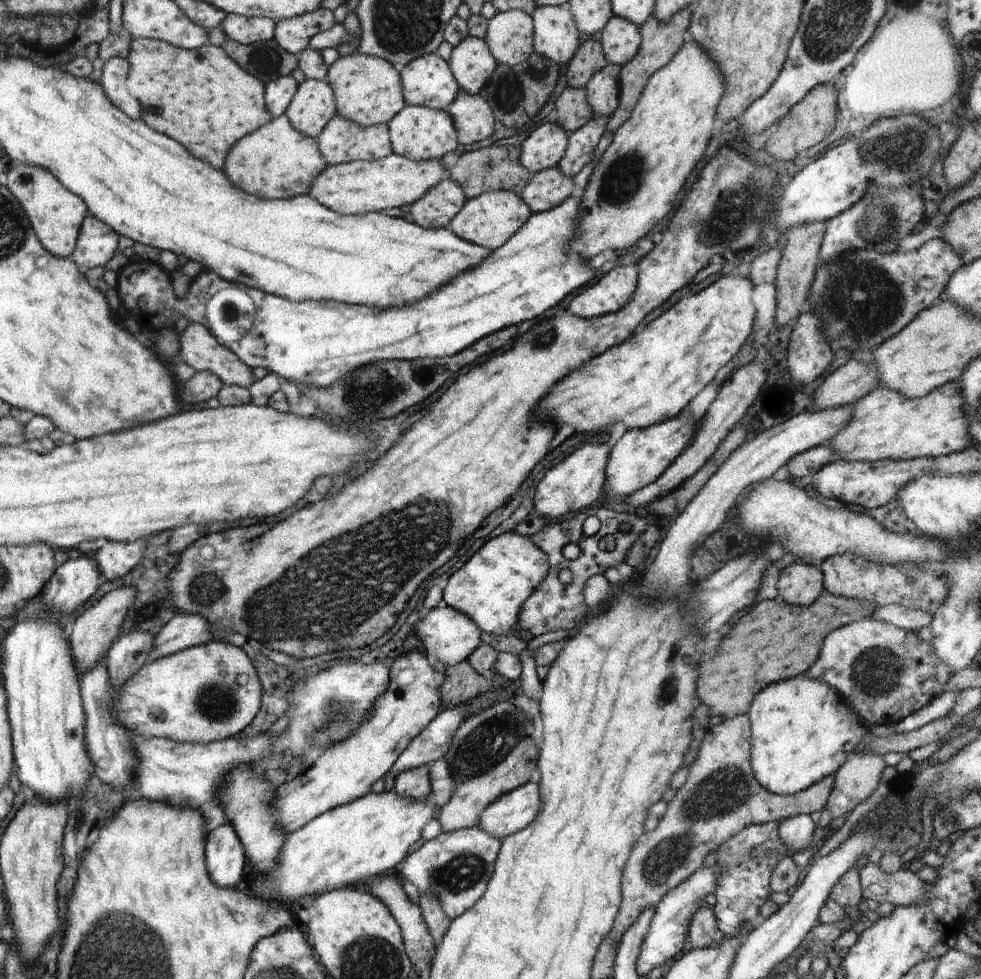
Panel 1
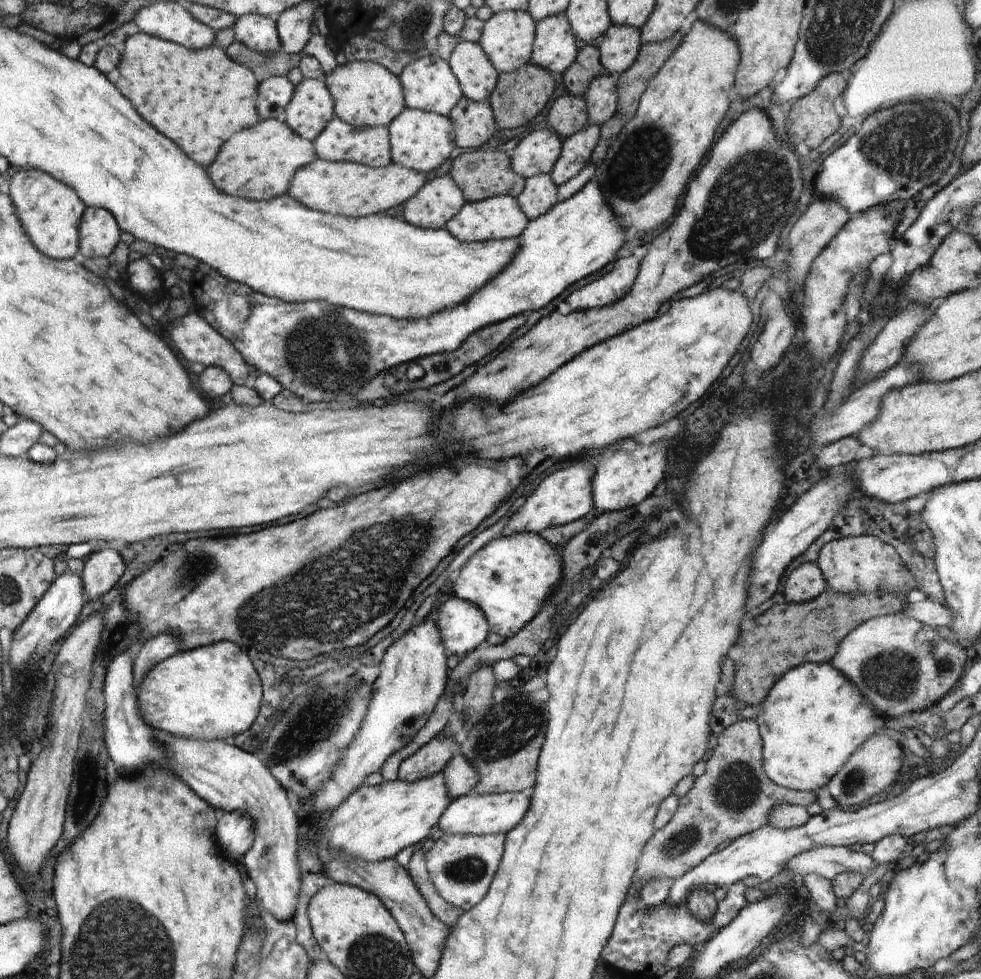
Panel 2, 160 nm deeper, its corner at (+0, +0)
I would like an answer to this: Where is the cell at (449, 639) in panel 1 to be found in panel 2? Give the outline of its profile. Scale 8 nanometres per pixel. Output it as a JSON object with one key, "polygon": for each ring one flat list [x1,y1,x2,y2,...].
{"polygon":[[448,596,436,610,439,612,437,627,450,654,468,654,486,644,490,625,477,604]]}

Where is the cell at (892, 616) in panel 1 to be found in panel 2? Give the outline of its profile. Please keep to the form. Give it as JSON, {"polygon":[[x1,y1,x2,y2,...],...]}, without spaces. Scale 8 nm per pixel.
{"polygon":[[912,589,908,600,907,606,902,612,905,615,910,615,922,624,929,624,935,628,942,628,942,626,953,626,953,614,949,611,943,603,937,603,924,596,920,589]]}

